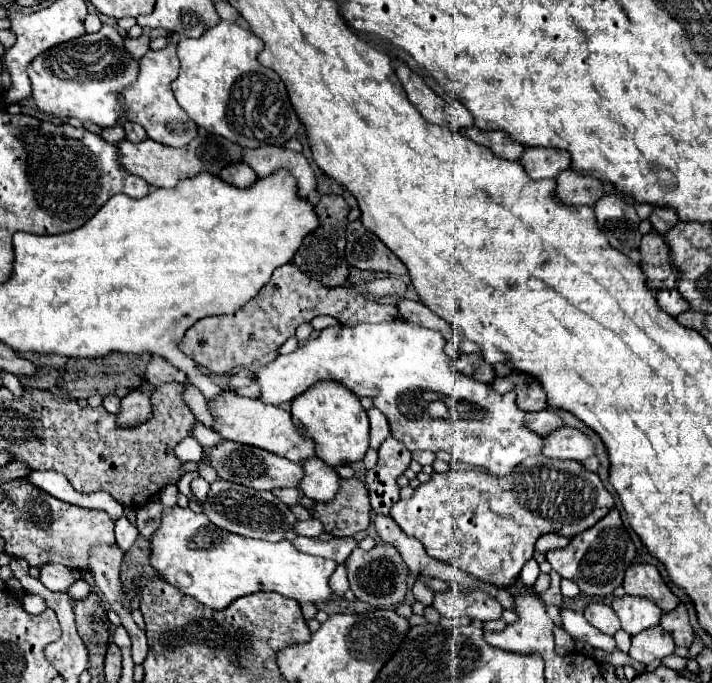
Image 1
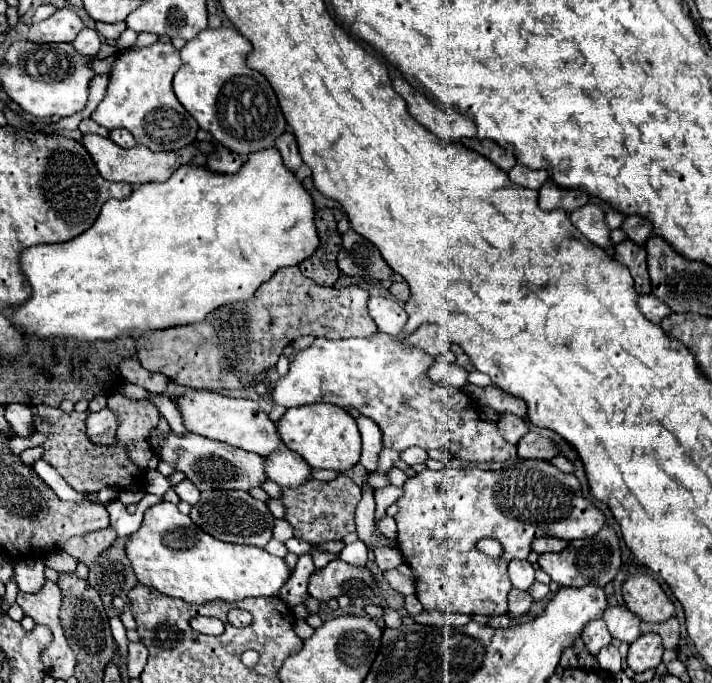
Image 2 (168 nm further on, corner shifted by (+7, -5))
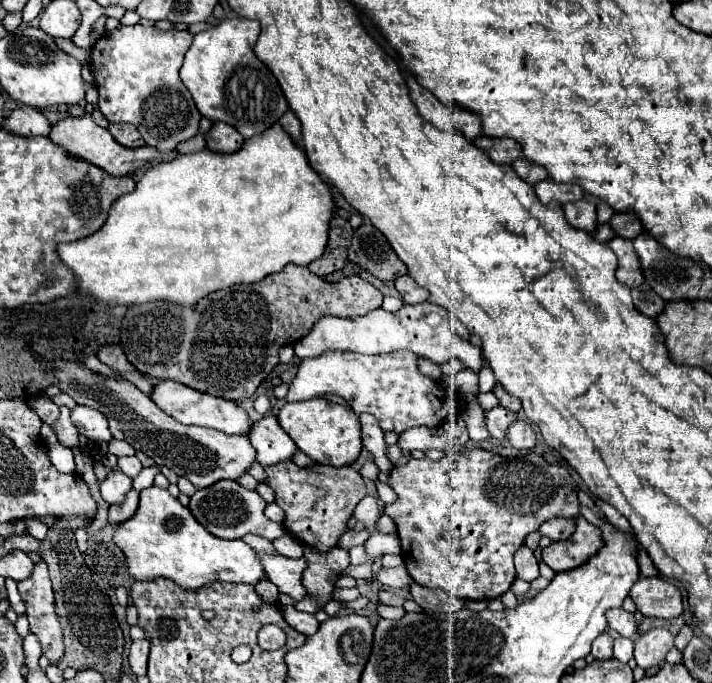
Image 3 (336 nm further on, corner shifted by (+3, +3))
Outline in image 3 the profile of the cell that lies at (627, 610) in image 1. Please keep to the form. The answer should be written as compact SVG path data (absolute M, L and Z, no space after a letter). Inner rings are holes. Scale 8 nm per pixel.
M610 609L606 613L606 619L608 619L608 627L614 629L616 633L620 633L622 637L636 635L636 619L632 613L628 613L624 609Z

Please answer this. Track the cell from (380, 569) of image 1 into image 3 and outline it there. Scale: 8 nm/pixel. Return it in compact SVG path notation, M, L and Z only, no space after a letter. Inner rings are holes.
M304 547L304 555L308 559L308 569L302 573L302 585L312 595L312 599L324 607L332 599L334 583L342 569L348 567L348 551L334 547L330 553L320 555L318 551Z

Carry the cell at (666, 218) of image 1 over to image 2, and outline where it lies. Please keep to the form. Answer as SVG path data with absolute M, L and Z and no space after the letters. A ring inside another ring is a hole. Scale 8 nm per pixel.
M630 215L626 217L626 221L622 223L622 229L628 233L628 237L634 241L634 243L640 243L644 245L646 239L650 237L652 233L652 223L642 217L642 215Z

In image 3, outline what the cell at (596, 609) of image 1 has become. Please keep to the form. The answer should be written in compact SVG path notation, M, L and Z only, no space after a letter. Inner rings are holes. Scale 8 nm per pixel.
M604 631L596 637L596 641L592 643L592 657L596 661L608 661L614 657L614 651L612 651L612 645L614 645L614 639Z

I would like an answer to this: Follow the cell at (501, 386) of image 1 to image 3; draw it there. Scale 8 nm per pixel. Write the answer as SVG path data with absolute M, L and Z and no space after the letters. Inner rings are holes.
M496 385L496 387L494 387L494 395L498 397L498 401L500 401L500 405L502 405L502 407L506 407L506 409L510 409L510 411L514 411L514 413L518 413L518 411L520 411L520 401L518 401L516 397L508 395L508 393L504 391L504 387Z

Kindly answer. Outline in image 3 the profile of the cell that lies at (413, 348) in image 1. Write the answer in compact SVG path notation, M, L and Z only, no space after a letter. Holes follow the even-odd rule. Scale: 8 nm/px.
M394 351L386 355L360 355L360 353L324 353L302 361L296 379L292 381L286 401L304 401L334 393L346 399L356 415L370 413L378 419L384 431L404 433L410 427L436 427L450 417L450 409L442 405L442 391L436 381L420 375L416 355L408 351Z

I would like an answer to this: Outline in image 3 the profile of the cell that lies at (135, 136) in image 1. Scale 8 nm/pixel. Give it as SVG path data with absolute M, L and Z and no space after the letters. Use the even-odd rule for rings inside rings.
M118 123L118 125L110 125L108 127L110 135L124 147L130 147L130 149L136 149L136 147L142 147L146 145L142 135L138 133L138 129L134 125L128 125L128 123Z

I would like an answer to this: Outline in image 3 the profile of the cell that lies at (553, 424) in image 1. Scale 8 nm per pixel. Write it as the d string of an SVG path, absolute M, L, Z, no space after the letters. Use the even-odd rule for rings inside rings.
M494 407L490 411L484 411L484 419L486 419L486 429L494 439L504 439L504 431L508 429L508 423L512 423L516 419L516 413L512 411L504 411L504 407Z

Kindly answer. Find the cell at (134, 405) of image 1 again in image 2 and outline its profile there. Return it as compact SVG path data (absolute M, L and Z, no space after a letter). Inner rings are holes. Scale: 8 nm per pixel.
M102 409L98 413L88 415L88 437L92 443L112 445L116 439L118 429L118 415L112 409Z

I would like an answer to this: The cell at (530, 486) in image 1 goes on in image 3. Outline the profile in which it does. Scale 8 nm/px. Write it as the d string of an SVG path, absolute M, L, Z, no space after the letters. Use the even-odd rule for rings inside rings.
M468 447L468 449L462 449L462 451L448 451L440 461L430 461L428 457L410 459L404 467L394 467L390 471L388 485L394 489L398 499L396 499L396 503L386 505L382 513L388 515L398 527L398 537L400 537L400 545L402 545L402 559L404 559L404 565L406 565L408 573L412 575L412 579L418 585L424 585L424 587L430 587L430 589L440 587L446 593L450 593L454 597L460 597L460 599L486 599L486 601L490 601L490 599L496 599L502 593L506 593L510 589L514 577L516 577L512 557L514 557L516 549L524 543L524 537L528 533L536 531L544 521L548 521L552 517L574 519L578 515L578 509L580 509L580 503L578 503L578 497L576 497L576 483L570 477L568 469L562 467L562 465L550 465L550 463L544 461L542 455L536 455L536 453L526 453L522 457L502 457L502 455L486 451L482 447Z

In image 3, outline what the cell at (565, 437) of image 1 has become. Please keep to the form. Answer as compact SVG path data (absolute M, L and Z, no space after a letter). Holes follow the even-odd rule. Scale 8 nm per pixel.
M520 419L510 423L510 427L506 431L506 439L510 441L512 447L524 449L524 451L530 451L536 445L536 435L534 435L532 425L528 421L520 421Z

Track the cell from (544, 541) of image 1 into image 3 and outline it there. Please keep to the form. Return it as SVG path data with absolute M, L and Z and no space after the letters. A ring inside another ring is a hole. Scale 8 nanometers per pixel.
M555 517L548 519L546 523L540 525L540 533L552 541L564 541L568 539L576 529L574 519Z

